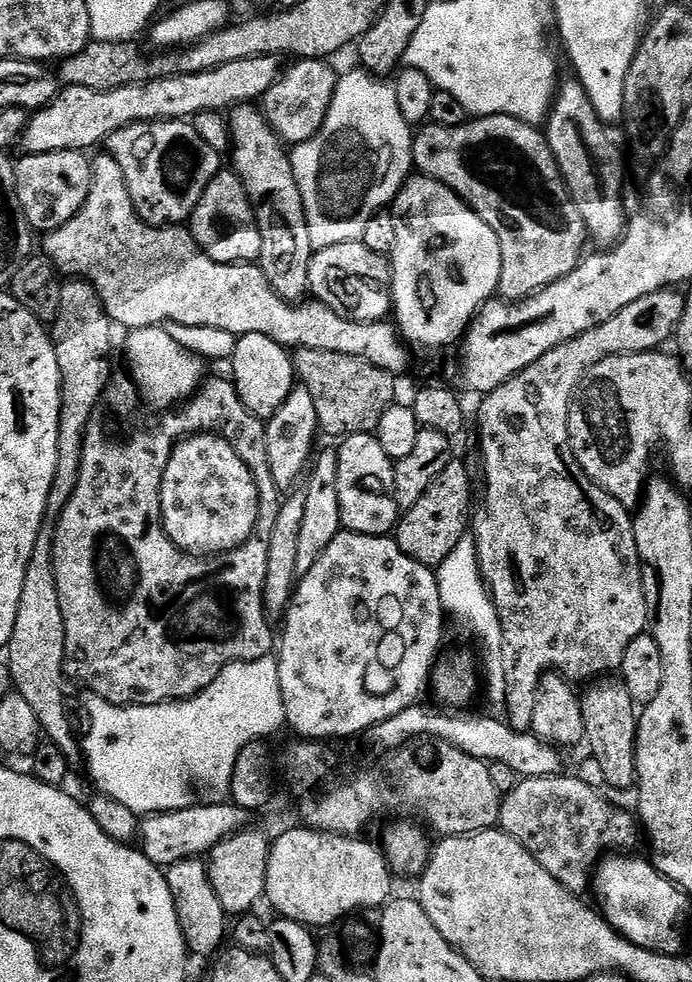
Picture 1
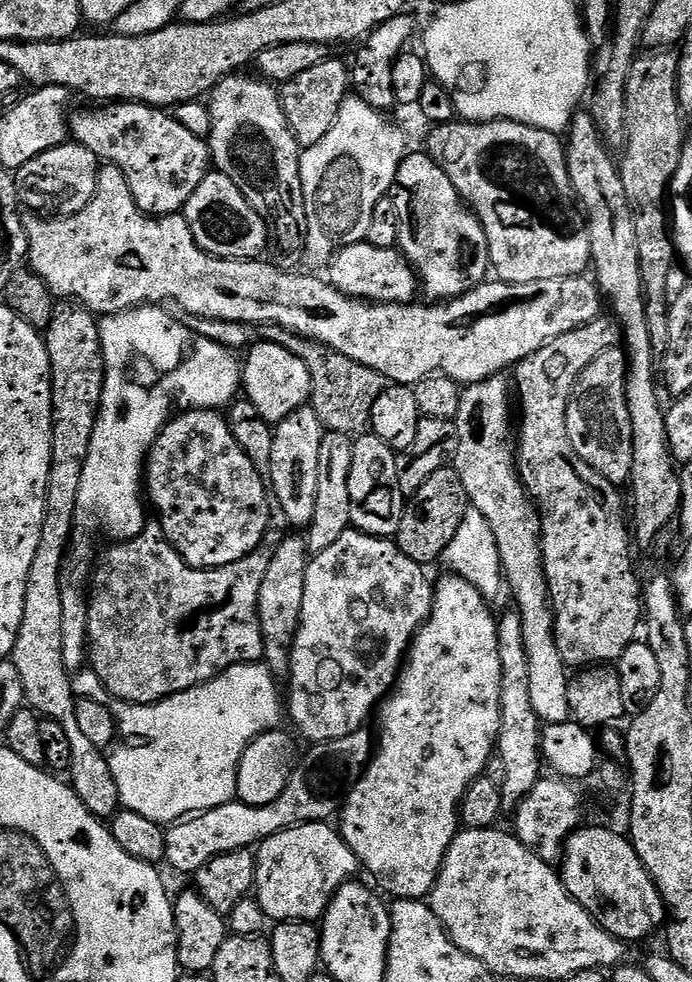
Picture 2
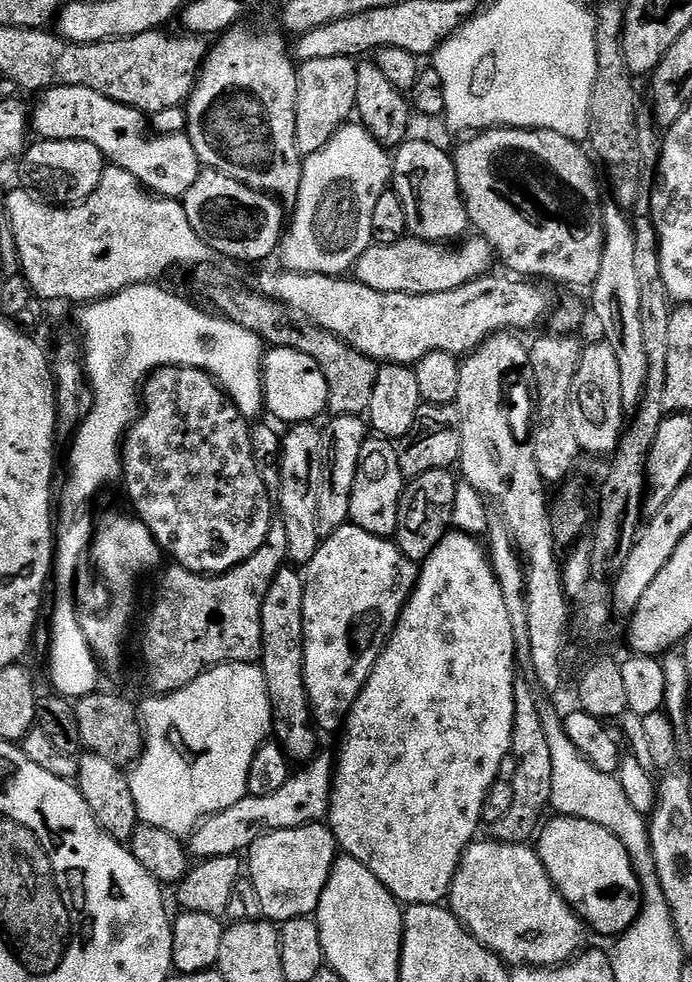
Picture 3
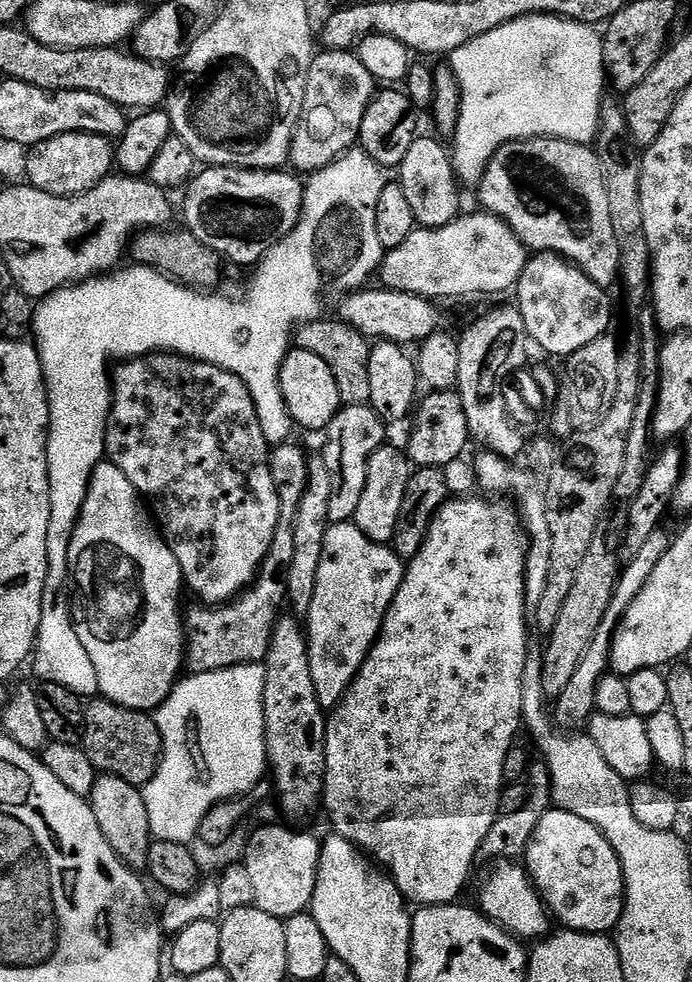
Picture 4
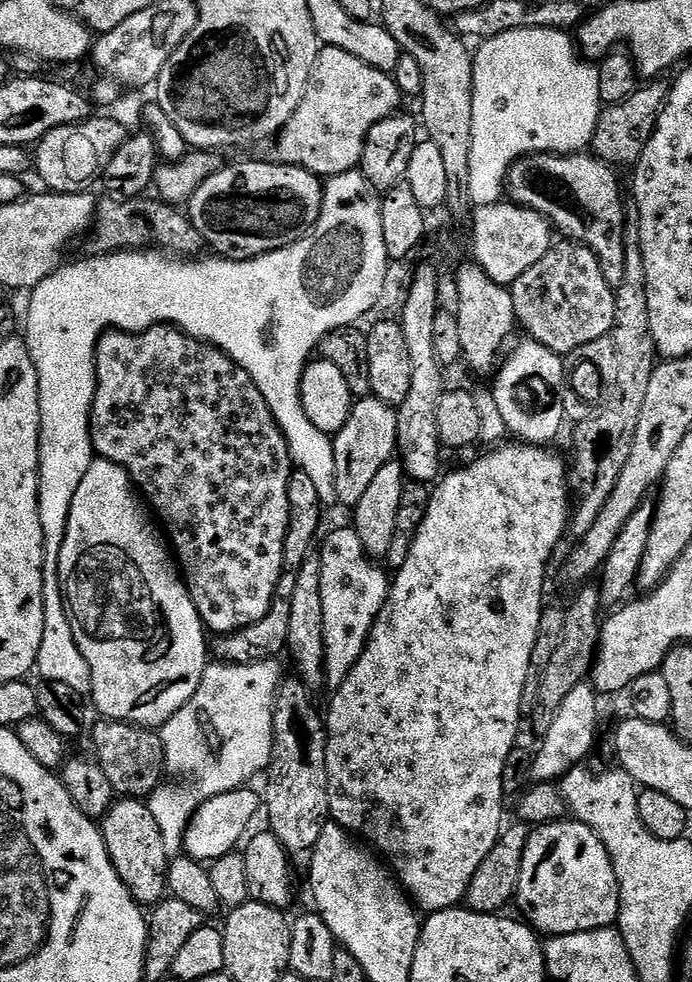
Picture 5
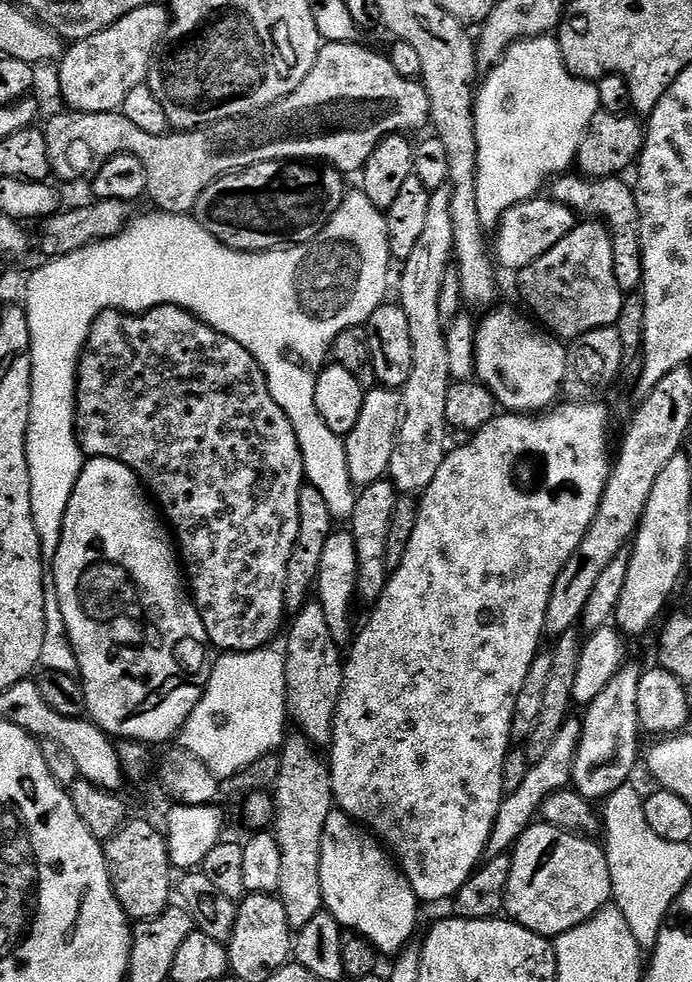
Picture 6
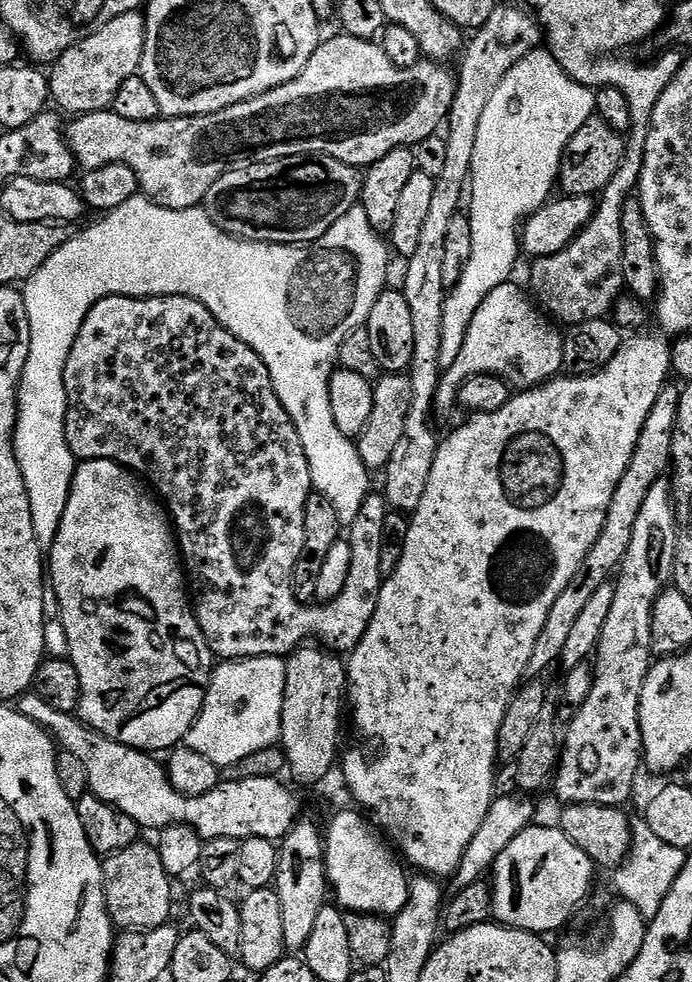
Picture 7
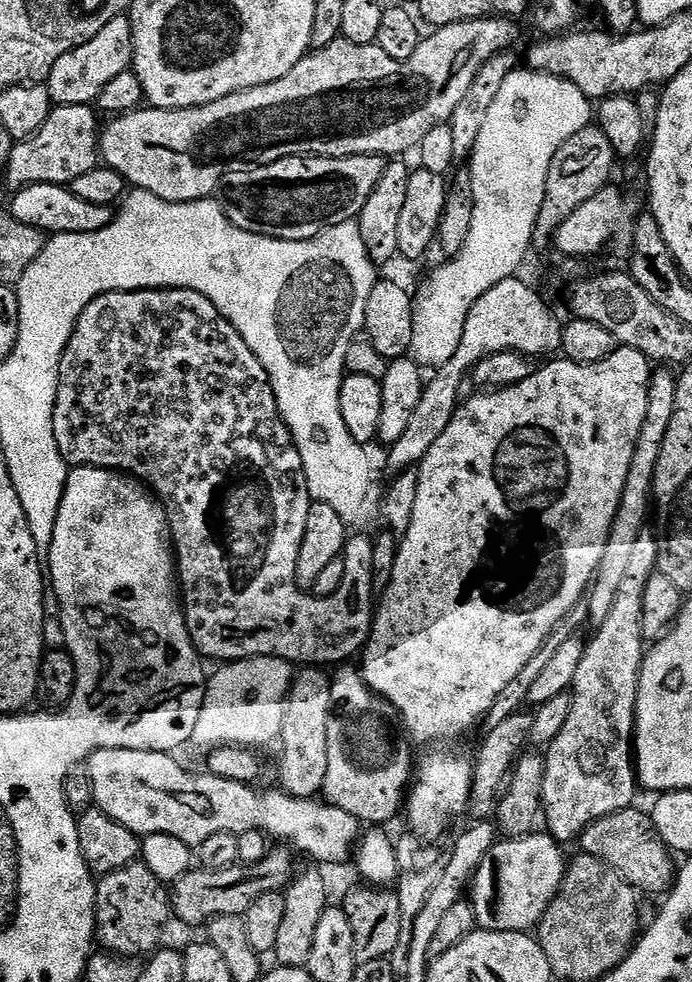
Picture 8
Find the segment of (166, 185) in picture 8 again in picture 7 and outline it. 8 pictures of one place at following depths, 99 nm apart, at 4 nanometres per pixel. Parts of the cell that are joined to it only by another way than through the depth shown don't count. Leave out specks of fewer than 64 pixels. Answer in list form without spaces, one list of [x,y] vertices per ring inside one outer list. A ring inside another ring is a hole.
[[[347,34],[339,35],[334,37],[333,40],[325,39],[316,47],[314,54],[310,58],[310,62],[306,62],[306,66],[302,70],[302,74],[298,74],[298,78],[294,78],[290,82],[286,82],[266,94],[258,94],[246,102],[238,102],[234,106],[226,106],[226,110],[218,110],[214,114],[174,116],[159,120],[147,120],[146,122],[130,122],[130,118],[122,118],[114,110],[86,112],[77,115],[73,119],[76,121],[73,124],[69,123],[66,128],[68,149],[76,159],[77,165],[84,170],[98,170],[98,166],[110,166],[111,164],[125,164],[126,166],[130,166],[130,170],[134,170],[134,174],[138,174],[140,192],[147,196],[148,199],[156,201],[163,208],[186,210],[187,208],[195,208],[203,205],[204,196],[210,190],[210,186],[214,186],[214,182],[218,178],[222,178],[226,172],[232,171],[237,166],[265,164],[271,160],[332,156],[335,160],[341,160],[343,164],[351,164],[353,168],[364,170],[367,169],[369,164],[378,162],[378,158],[386,158],[386,154],[390,154],[390,150],[415,146],[418,142],[422,142],[422,138],[430,138],[437,135],[445,127],[448,111],[454,102],[454,94],[456,93],[456,76],[453,69],[451,72],[448,66],[445,66],[443,63],[433,62],[427,58],[421,59],[419,64],[415,64],[409,68],[399,68],[398,66],[394,66],[394,62],[390,62],[390,58],[386,58],[386,54],[379,43],[371,40],[359,40]]]

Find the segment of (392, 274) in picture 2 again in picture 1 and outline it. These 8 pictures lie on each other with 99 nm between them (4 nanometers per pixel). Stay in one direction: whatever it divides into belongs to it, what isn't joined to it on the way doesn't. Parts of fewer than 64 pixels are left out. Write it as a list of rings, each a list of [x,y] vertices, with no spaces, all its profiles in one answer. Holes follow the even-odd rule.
[[[359,240],[342,242],[334,246],[326,246],[313,251],[312,260],[308,264],[308,291],[319,304],[326,305],[334,314],[344,316],[347,320],[366,322],[367,320],[383,321],[384,315],[391,311],[390,285],[392,270],[387,255],[370,250]]]

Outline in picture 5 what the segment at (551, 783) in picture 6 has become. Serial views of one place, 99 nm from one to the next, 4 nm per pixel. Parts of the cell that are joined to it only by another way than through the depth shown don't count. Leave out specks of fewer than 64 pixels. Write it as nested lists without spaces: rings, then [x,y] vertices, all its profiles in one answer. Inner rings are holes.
[[[591,683],[574,686],[570,695],[558,705],[550,730],[539,741],[540,749],[532,760],[532,780],[536,782],[559,782],[572,768],[581,767],[596,744],[600,732],[600,704],[598,693]]]

